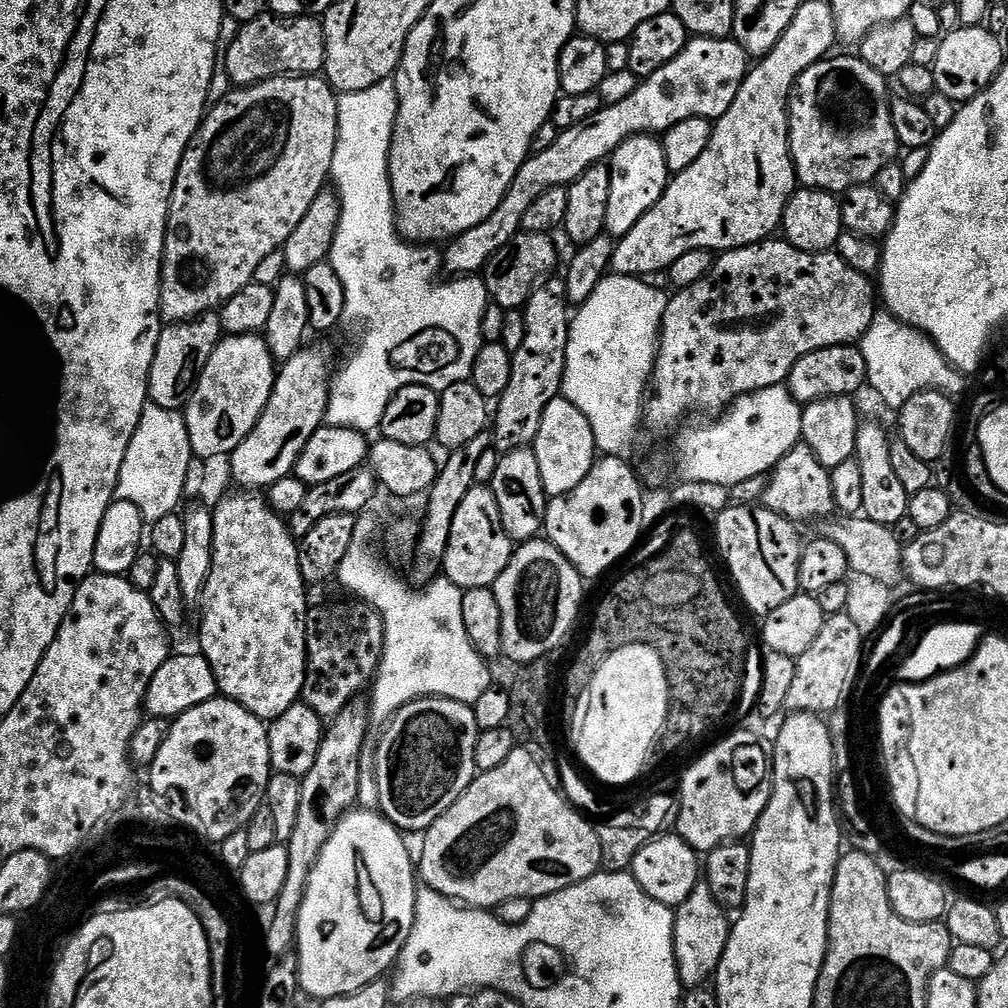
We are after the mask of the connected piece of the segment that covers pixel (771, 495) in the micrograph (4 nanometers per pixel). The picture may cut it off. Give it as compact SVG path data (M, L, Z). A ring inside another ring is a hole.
M796 444L772 469L759 503L766 510L793 522L814 520L818 516L831 517L836 512L836 503L834 490L830 487L830 471L822 467L808 444Z

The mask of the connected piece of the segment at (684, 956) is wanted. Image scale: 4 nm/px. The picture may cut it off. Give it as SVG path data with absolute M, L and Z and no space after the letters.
M707 882L694 886L690 898L682 902L674 912L674 954L676 955L676 969L680 975L681 985L685 989L698 988L707 985L716 975L716 967L720 965L722 954L726 950L728 933L730 931L729 913L724 905L712 892Z

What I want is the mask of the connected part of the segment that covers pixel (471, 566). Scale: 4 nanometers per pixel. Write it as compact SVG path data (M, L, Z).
M472 487L470 494L462 498L450 526L449 540L444 546L442 559L443 575L463 590L492 588L502 570L506 570L512 561L513 551L514 542L506 534L502 510L498 508L498 498L492 493L491 487Z

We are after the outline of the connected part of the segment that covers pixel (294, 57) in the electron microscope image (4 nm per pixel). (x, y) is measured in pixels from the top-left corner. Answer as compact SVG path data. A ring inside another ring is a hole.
M265 14L239 25L240 33L228 48L228 57L222 64L228 67L228 76L236 86L251 86L272 80L275 76L315 76L323 73L326 58L324 25L319 19L310 16L278 16Z

